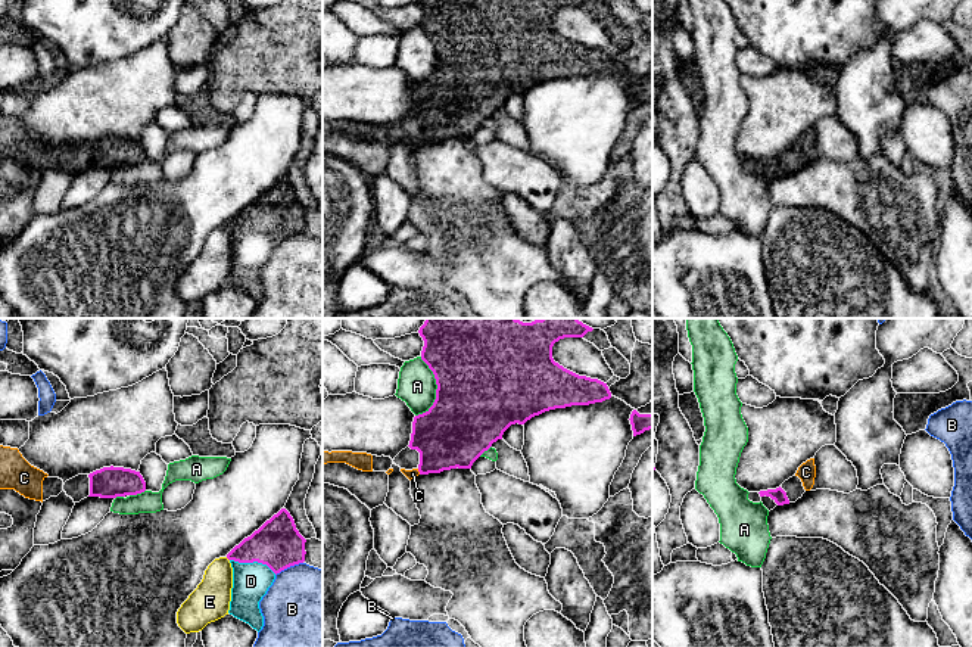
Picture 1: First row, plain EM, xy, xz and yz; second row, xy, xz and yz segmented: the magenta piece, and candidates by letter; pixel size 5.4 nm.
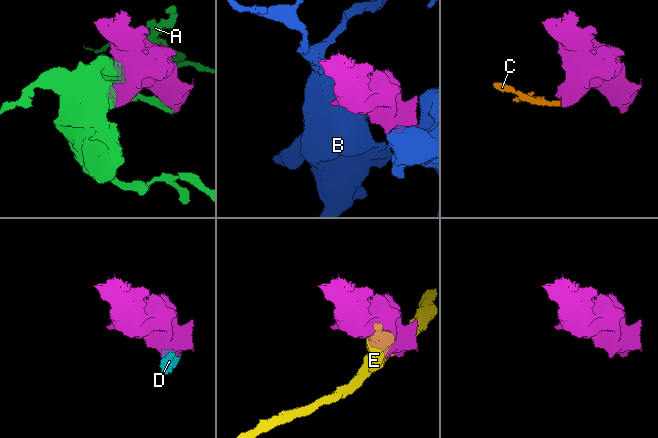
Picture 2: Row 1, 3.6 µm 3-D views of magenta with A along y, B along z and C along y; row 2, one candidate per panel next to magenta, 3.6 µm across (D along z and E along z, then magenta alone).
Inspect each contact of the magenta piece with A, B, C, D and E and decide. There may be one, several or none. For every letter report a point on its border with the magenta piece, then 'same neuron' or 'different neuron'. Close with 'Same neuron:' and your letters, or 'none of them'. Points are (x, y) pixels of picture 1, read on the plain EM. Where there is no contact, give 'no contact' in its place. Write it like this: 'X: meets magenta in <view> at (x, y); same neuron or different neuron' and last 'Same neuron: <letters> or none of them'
A: meets magenta in xz at (436, 59); different neuron
B: meets magenta in xy at (289, 236); different neuron
C: meets magenta in xz at (418, 140); same neuron
D: meets magenta in xy at (254, 230); same neuron
E: no contact; different neuron
Same neuron: C, D

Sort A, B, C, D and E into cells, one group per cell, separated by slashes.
A / B / C D / E

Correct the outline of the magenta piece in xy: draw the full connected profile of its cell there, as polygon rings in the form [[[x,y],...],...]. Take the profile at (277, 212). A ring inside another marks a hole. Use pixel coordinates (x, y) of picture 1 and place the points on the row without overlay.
[[[281,178],[236,215],[227,224],[233,237],[228,283],[259,302],[264,296],[259,271],[277,243],[305,231],[305,212],[290,183]]]

